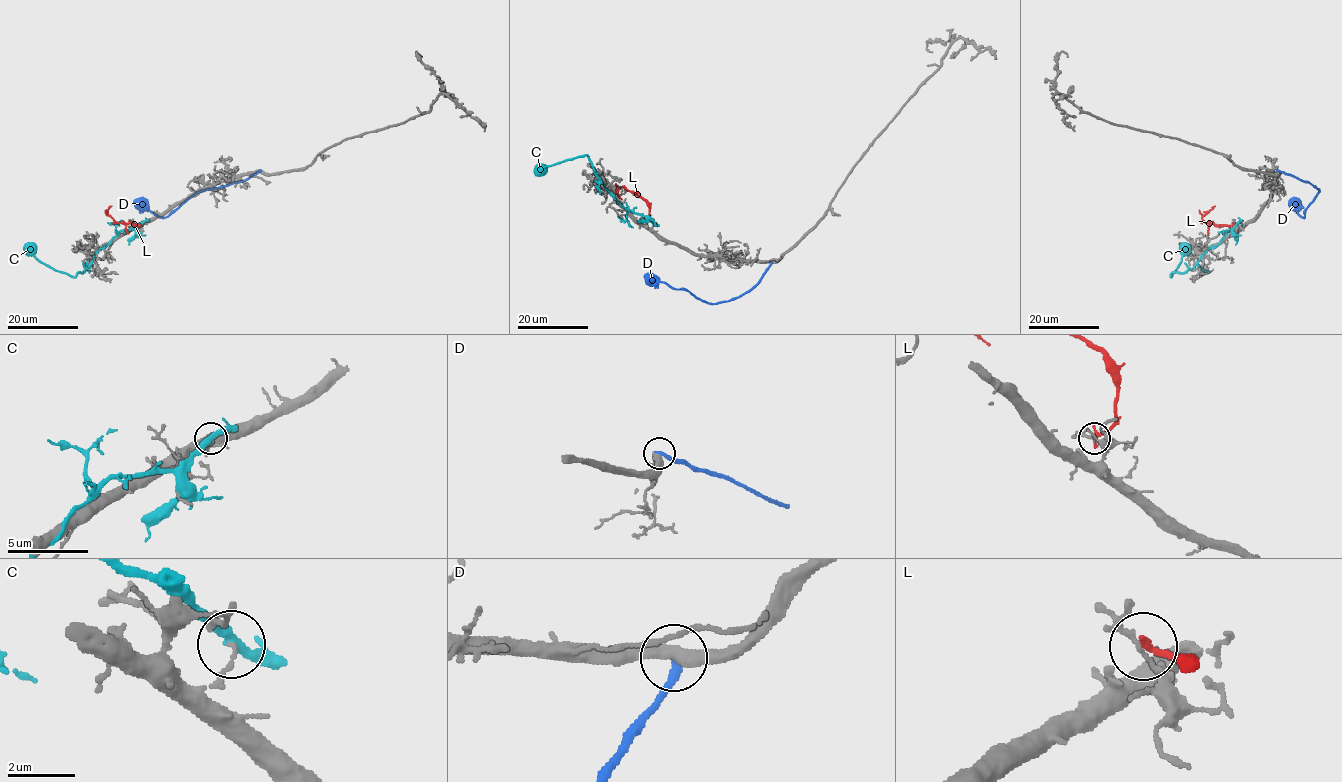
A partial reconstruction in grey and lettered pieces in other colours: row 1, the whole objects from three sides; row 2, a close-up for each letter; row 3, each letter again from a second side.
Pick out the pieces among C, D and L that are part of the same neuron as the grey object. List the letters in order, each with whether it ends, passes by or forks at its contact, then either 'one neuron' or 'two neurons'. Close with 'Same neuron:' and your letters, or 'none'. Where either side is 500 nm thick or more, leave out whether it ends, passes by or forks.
C: it passes by | two neurons
D: it ends | one neuron
L: it ends | two neurons
Same neuron: D

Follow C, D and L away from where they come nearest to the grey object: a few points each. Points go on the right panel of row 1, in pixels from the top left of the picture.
C: (1239, 222), (1192, 268), (1183, 273), (1173, 272), (1171, 277), (1188, 251), (1187, 244)
D: (1277, 170), (1308, 181), (1319, 190), (1305, 209), (1304, 217), (1295, 210), (1291, 201)
L: (1235, 223), (1206, 223), (1202, 218), (1215, 206)

